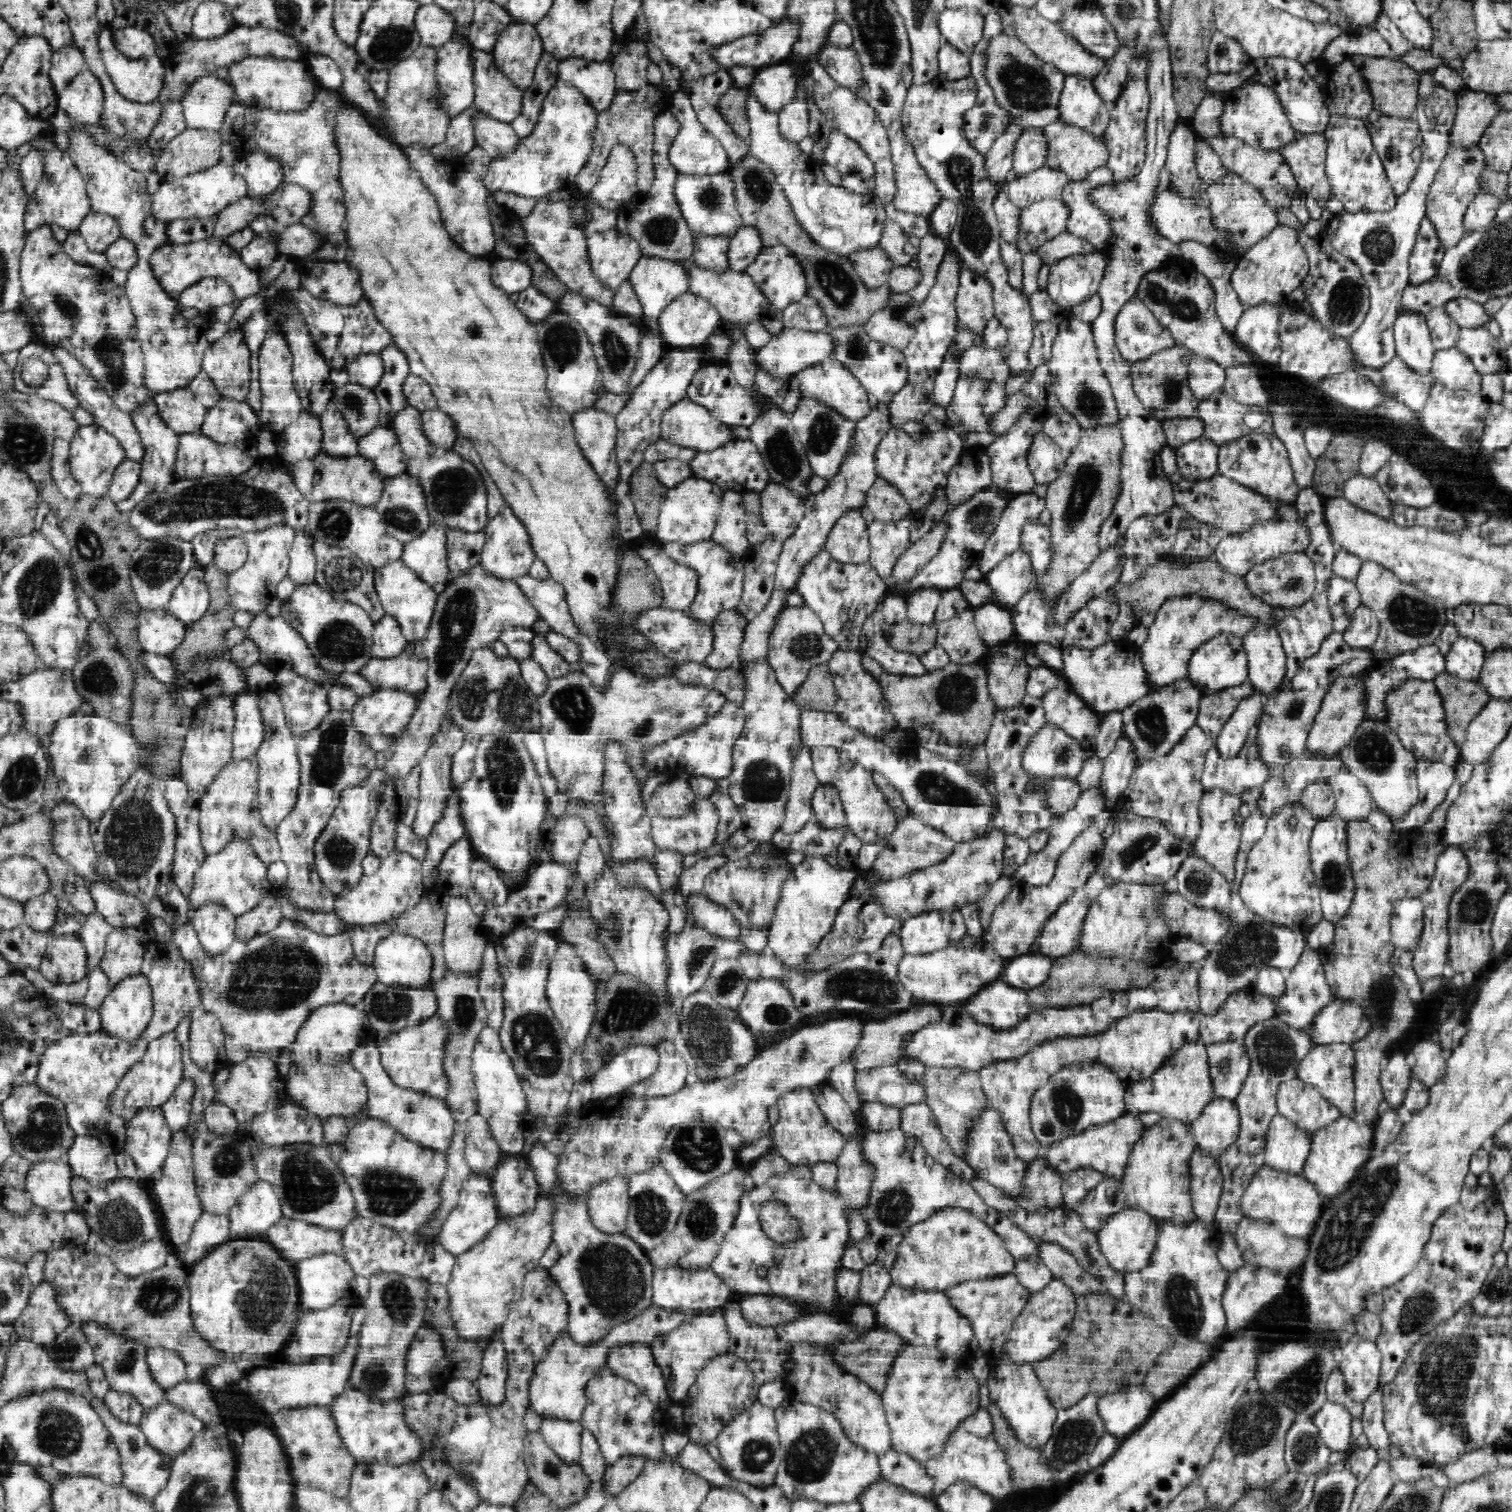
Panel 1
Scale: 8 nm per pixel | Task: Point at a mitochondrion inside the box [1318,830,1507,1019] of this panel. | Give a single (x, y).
(1474, 907)

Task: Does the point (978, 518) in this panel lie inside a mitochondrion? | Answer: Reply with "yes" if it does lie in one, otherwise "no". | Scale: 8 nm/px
yes

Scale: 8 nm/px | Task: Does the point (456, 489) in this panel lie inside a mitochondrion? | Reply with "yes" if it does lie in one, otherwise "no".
yes

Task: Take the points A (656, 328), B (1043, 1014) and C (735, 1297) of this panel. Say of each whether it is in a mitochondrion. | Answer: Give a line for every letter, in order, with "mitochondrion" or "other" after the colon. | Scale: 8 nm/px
A: other
B: other
C: other

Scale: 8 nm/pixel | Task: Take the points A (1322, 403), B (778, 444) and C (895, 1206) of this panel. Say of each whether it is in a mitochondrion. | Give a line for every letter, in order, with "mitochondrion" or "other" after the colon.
A: other
B: mitochondrion
C: mitochondrion

